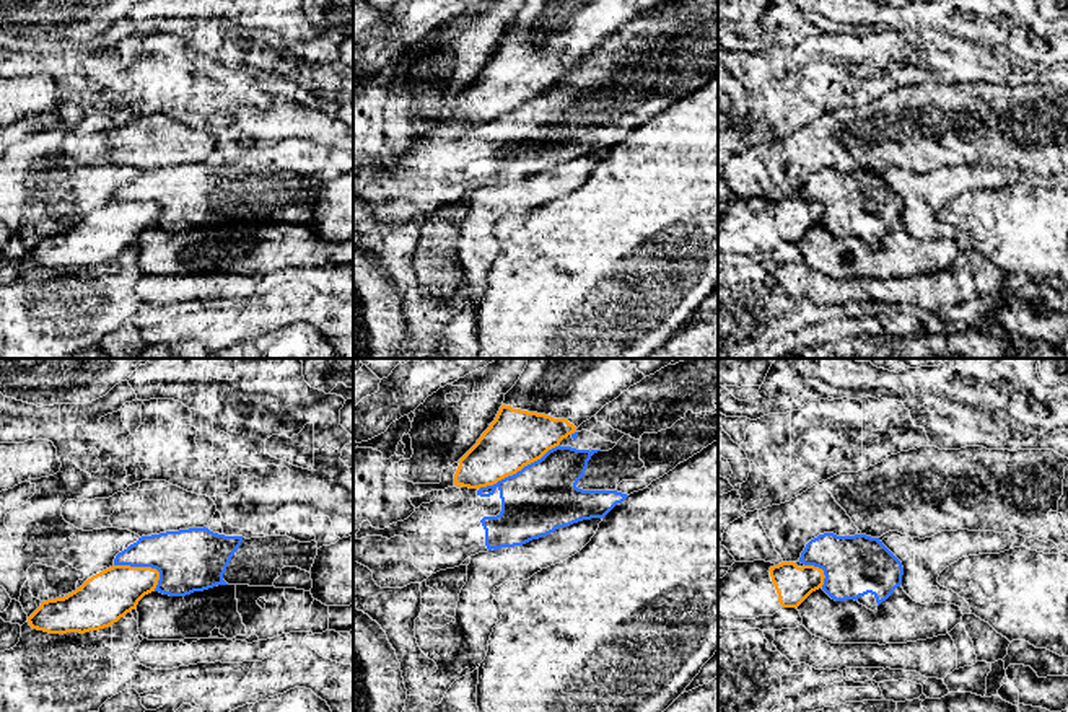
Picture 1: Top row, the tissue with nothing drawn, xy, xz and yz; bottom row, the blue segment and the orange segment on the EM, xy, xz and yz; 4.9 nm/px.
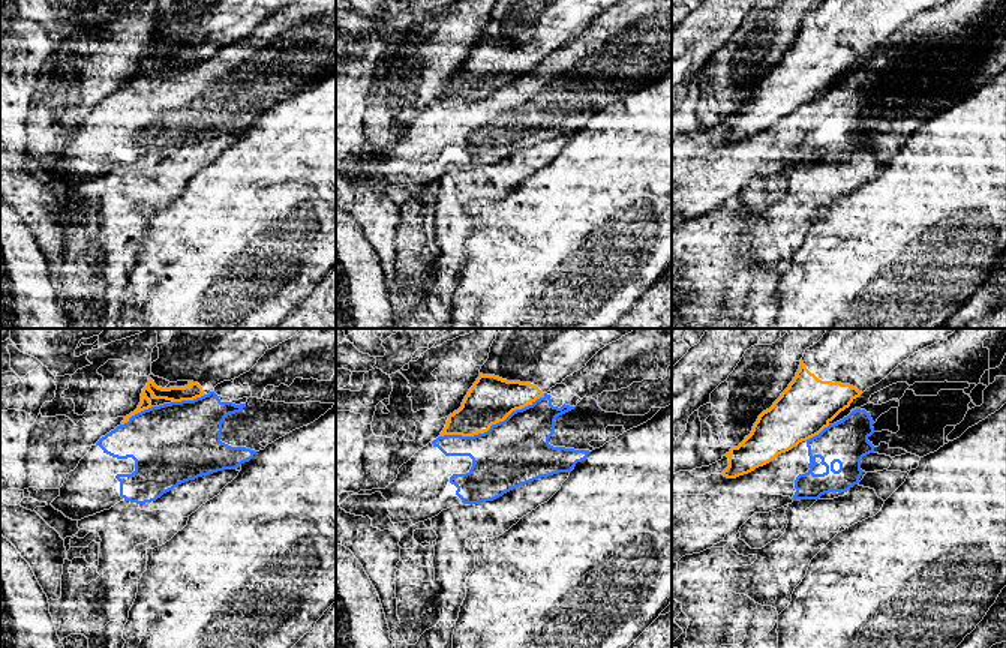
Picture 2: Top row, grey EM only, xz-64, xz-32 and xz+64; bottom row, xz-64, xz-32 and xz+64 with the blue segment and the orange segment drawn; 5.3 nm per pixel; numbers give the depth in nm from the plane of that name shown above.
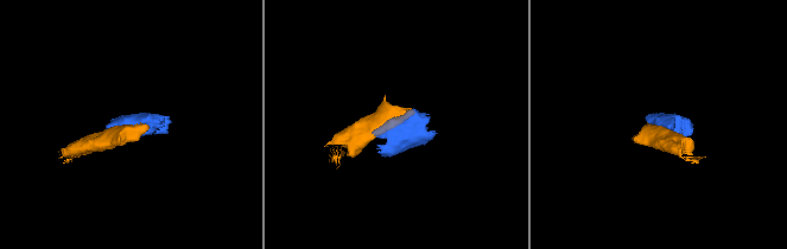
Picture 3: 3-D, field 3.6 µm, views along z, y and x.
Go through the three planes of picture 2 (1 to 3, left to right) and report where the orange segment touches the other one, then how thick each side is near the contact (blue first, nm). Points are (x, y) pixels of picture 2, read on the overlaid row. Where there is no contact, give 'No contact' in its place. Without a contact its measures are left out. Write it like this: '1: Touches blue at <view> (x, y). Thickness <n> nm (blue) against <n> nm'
1: Touches blue at xz-64 (188, 401). Thickness 440 nm (blue) against 80 nm
2: Touches blue at xz-32 (485, 432). Thickness 360 nm (blue) against 240 nm
3: Touches blue at xz+64 (819, 434). Thickness 240 nm (blue) against 300 nm

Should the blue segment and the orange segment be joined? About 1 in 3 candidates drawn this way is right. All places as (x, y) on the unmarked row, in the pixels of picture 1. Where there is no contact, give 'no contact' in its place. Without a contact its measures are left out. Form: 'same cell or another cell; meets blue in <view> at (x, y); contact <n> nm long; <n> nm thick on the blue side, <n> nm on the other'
another cell; meets blue in xz at (518, 106); contact 460 nm long; 340 nm thick on the blue side, 280 nm on the other

